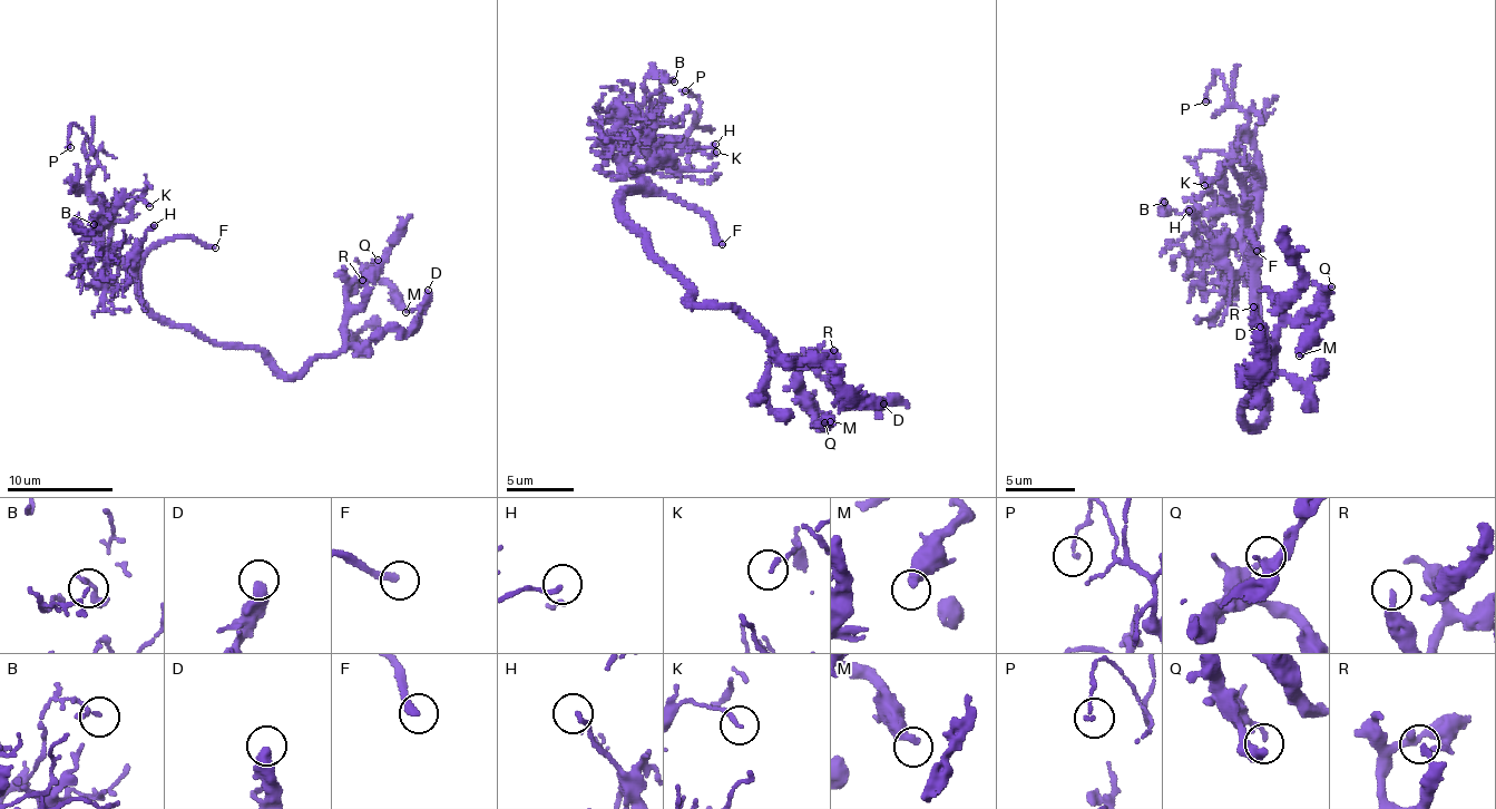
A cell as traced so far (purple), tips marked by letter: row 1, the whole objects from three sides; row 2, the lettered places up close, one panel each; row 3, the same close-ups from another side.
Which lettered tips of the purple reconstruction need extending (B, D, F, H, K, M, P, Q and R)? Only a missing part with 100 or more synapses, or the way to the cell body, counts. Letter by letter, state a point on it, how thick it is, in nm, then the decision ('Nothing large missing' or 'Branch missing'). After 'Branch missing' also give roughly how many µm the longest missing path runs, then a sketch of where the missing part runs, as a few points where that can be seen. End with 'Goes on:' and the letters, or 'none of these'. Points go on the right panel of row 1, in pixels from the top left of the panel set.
B: Place: (1164, 202). Thickness 130 nm. Nothing large missing
D: Place: (1260, 327). Thickness 440 nm. Nothing large missing
F: Place: (1257, 251). Thickness 240 nm. Branch missing. Missing length about 70 µm
H: Place: (1189, 211). Thickness 160 nm. Nothing large missing
K: Place: (1204, 185). Thickness 150 nm. Nothing large missing
M: Place: (1299, 356). Thickness 360 nm. Nothing large missing
P: Place: (1205, 101). Thickness 120 nm. Nothing large missing
Q: Place: (1331, 286). Thickness 170 nm. Nothing large missing
R: Place: (1253, 306). Thickness 220 nm. Nothing large missing
Goes on: F

